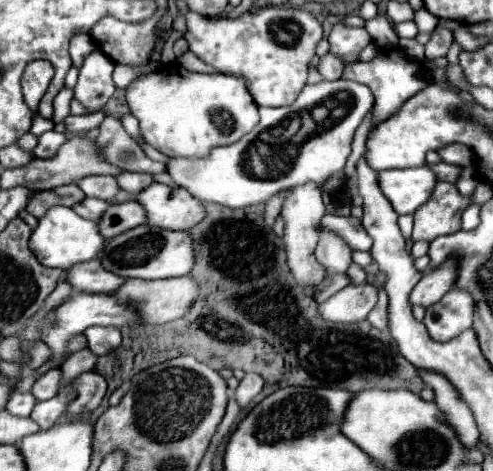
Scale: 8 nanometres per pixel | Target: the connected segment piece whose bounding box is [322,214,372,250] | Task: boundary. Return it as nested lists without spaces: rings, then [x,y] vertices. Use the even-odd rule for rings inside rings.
[[[326,214],[322,218],[322,226],[334,230],[336,234],[340,234],[352,250],[370,250],[372,240],[366,234],[366,230],[362,228],[360,220],[354,216],[336,216],[336,214]]]

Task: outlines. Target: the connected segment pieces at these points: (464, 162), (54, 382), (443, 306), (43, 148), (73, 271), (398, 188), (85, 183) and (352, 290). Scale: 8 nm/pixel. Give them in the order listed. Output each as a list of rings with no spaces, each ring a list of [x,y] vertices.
[[[452,144],[452,146],[446,146],[446,150],[442,148],[438,152],[442,156],[444,162],[448,164],[458,164],[458,166],[472,166],[474,164],[474,154],[468,146],[462,146],[462,144]]]
[[[52,369],[39,377],[32,387],[32,394],[38,401],[50,400],[58,394],[58,384],[60,384],[62,372],[60,369]]]
[[[452,288],[438,304],[430,306],[424,316],[424,326],[428,334],[438,340],[446,342],[460,332],[472,326],[474,316],[474,300],[466,290]]]
[[[50,130],[50,132],[42,134],[38,138],[38,146],[34,150],[34,156],[36,158],[50,158],[50,156],[54,156],[56,150],[64,144],[64,140],[66,140],[66,134],[60,134],[56,130]]]
[[[98,258],[76,264],[64,272],[66,280],[80,292],[114,292],[124,282],[116,274],[104,270]]]
[[[406,168],[406,170],[384,170],[378,174],[382,192],[392,202],[398,214],[414,214],[422,206],[438,182],[436,174],[428,168]]]
[[[86,176],[78,182],[82,192],[90,198],[100,198],[110,202],[118,194],[118,182],[114,176]]]
[[[350,284],[320,304],[320,316],[330,322],[354,324],[366,320],[366,314],[376,306],[378,284]]]

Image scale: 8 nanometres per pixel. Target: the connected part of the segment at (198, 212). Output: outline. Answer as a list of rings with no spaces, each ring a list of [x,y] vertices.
[[[154,182],[138,194],[138,202],[148,212],[148,224],[166,230],[190,230],[204,218],[204,204],[180,186]]]

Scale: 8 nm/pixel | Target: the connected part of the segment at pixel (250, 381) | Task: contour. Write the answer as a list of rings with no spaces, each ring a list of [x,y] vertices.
[[[248,372],[248,374],[240,380],[238,388],[234,390],[234,400],[238,402],[240,408],[246,408],[258,392],[260,392],[260,376],[254,374],[254,372]]]

